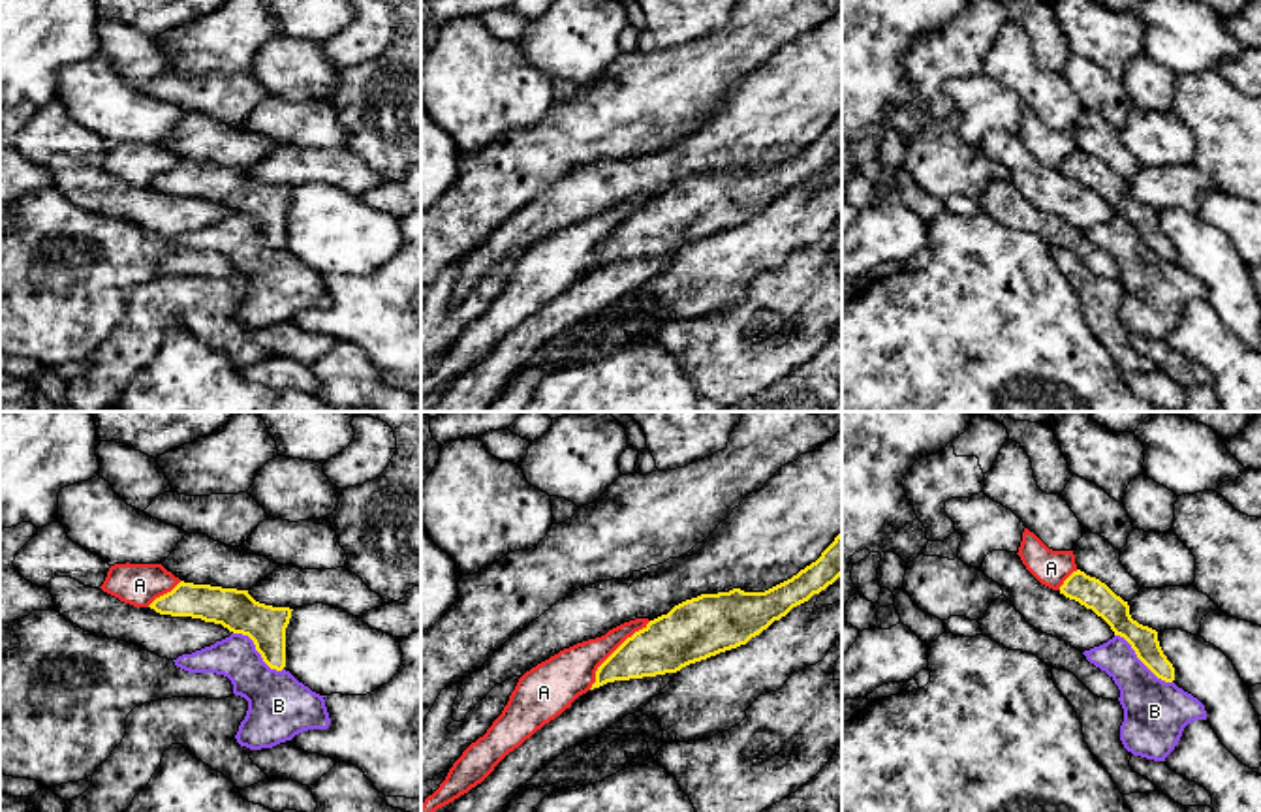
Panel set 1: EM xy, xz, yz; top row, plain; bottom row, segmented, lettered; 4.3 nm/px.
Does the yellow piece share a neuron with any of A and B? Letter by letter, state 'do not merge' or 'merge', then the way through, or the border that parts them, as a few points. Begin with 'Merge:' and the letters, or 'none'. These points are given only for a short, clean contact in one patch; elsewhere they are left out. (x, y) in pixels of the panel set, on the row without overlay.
Merge: none
A: do not merge
B: do not merge

